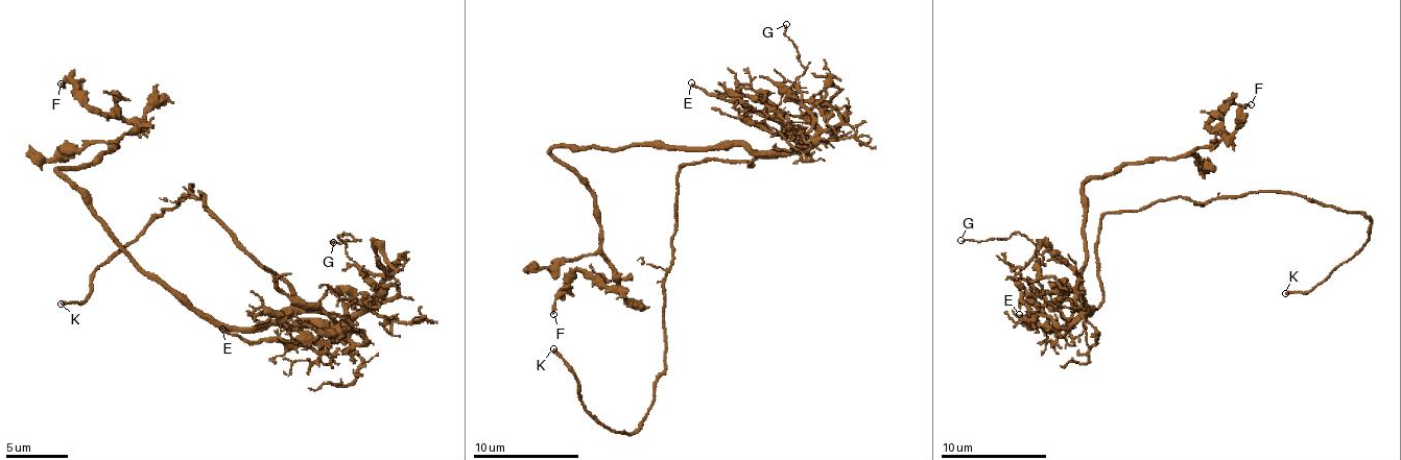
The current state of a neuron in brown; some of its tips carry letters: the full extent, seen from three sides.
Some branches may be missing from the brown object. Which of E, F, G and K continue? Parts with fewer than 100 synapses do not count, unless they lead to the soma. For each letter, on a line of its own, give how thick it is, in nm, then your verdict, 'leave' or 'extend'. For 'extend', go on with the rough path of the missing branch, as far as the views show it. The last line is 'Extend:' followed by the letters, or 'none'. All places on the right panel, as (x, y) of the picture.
E: 160 nm thick; leave
F: 190 nm thick; leave
G: 90 nm thick; leave
K: 200 nm thick; extend; missing branch runs (1285, 293), (1234, 288), (1149, 288), (1141, 293), (1139, 288)
Extend: K

